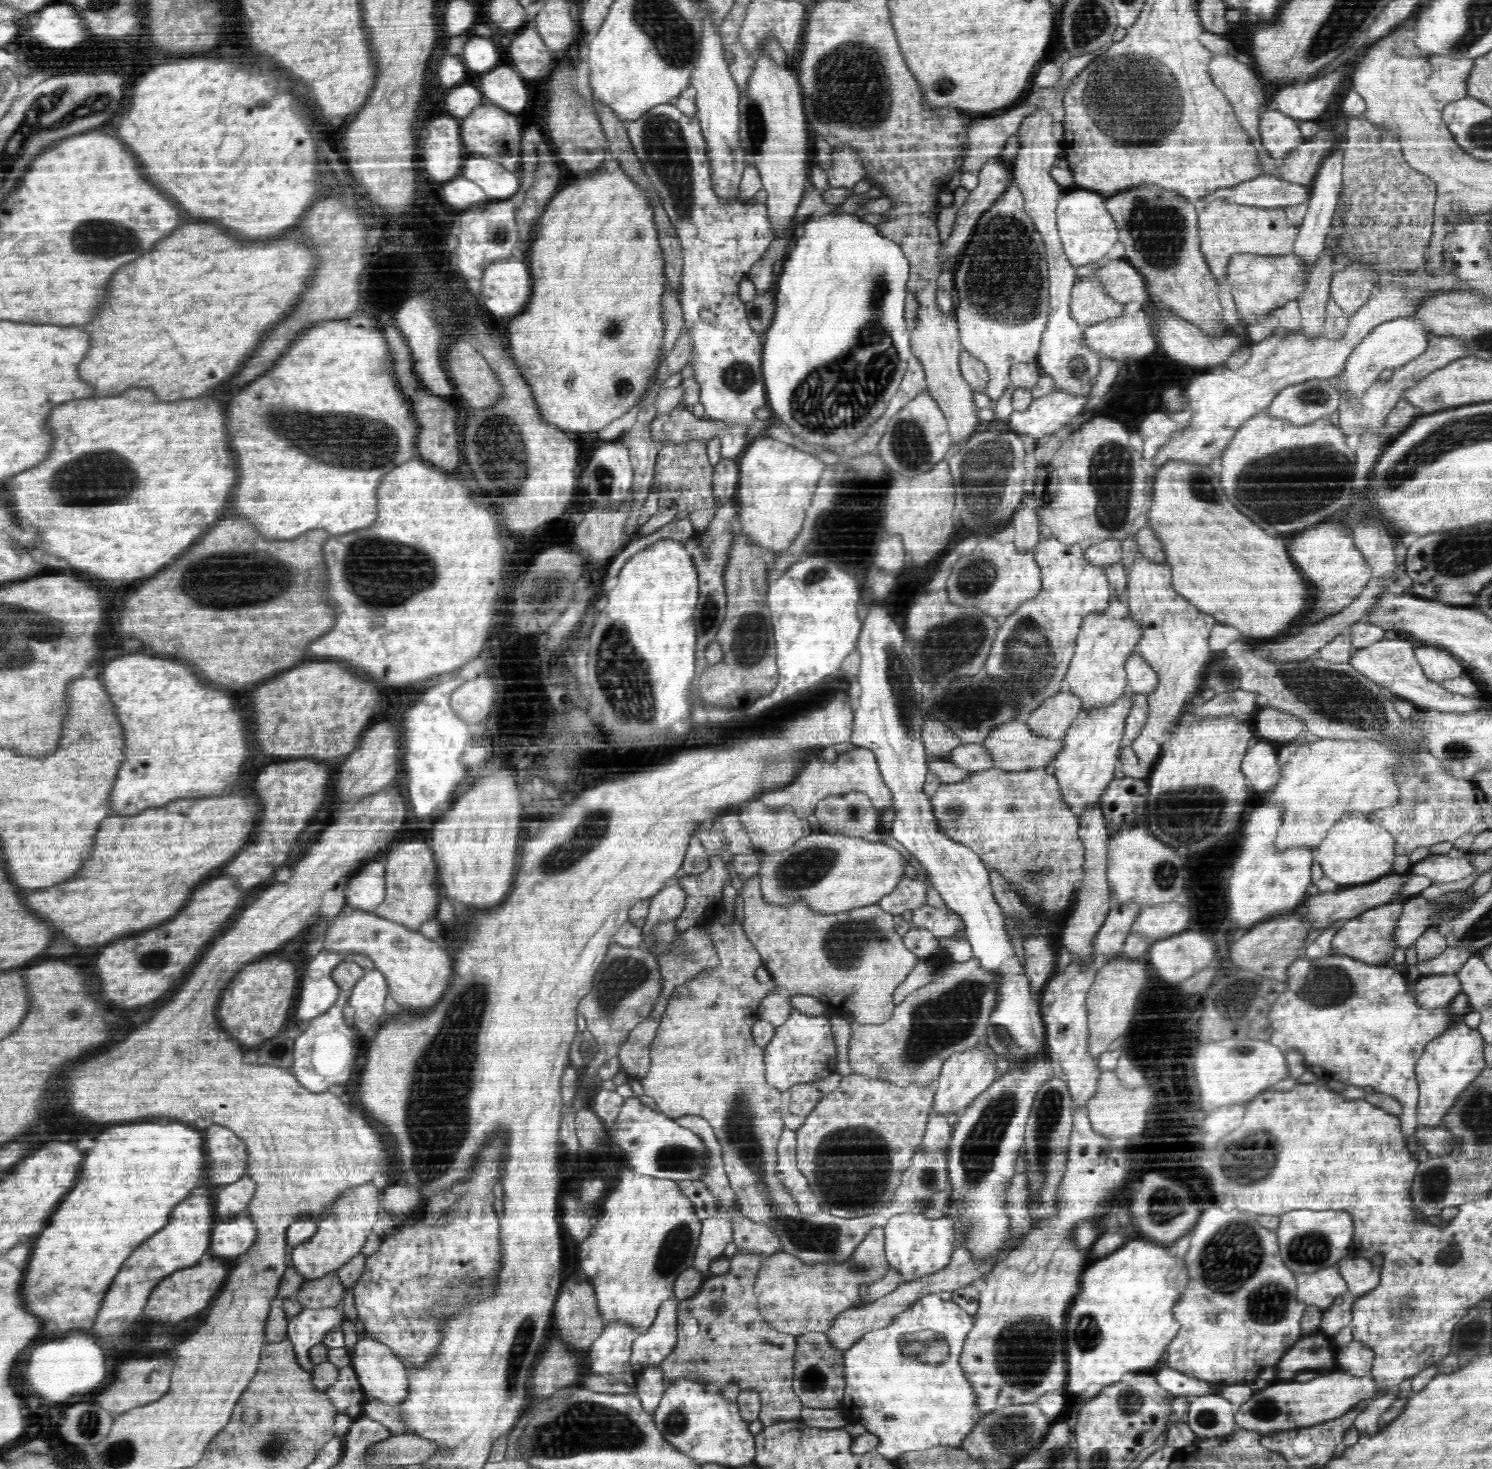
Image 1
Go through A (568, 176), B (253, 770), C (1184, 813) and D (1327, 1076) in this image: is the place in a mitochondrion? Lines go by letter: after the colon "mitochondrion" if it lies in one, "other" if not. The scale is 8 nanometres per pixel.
A: other
B: other
C: mitochondrion
D: other

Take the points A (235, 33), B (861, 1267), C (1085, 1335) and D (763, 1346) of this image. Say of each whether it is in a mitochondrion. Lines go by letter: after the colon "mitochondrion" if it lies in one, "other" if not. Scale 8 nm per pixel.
A: other
B: mitochondrion
C: mitochondrion
D: other

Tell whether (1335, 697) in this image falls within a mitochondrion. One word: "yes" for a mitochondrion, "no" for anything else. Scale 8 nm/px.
yes

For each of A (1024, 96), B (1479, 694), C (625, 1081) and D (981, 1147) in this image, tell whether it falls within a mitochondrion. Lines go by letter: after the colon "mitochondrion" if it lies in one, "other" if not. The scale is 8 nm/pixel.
A: other
B: other
C: other
D: mitochondrion

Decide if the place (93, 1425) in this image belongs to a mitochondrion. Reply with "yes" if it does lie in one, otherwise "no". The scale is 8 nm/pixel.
yes

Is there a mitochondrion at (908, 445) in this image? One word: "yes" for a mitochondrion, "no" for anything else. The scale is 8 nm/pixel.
yes

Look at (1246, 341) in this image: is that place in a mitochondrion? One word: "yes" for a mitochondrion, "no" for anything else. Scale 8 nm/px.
no

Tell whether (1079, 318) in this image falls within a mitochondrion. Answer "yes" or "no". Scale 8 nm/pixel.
no

